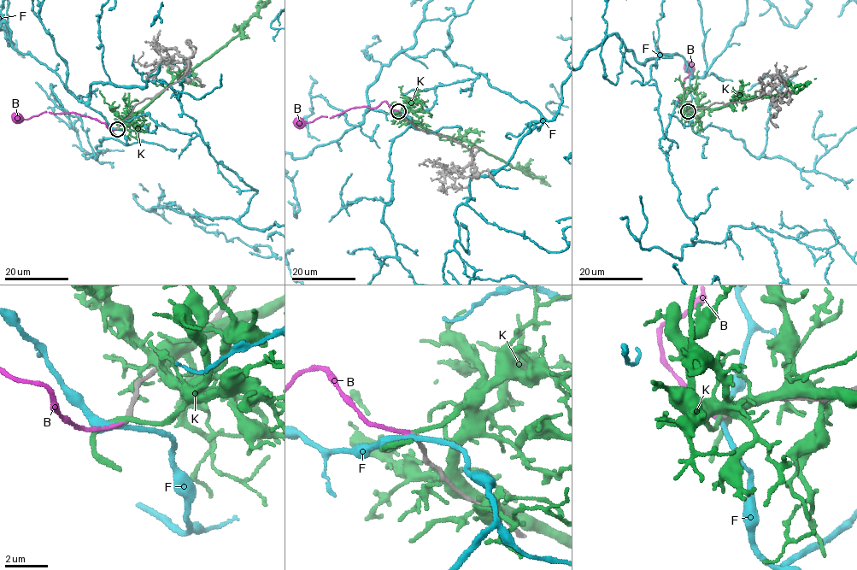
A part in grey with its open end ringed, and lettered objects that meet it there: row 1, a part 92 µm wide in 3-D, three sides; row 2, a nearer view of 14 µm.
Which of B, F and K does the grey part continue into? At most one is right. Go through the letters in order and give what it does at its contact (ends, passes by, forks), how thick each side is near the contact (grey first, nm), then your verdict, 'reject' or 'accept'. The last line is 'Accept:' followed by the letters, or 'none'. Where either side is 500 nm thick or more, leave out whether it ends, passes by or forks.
B: it ends; calibres 240 and 170 nm; accept
F: it passes by; calibres 220 and 240 nm; reject
K: it passes by; calibres 240 and 240 nm; reject
Accept: B

